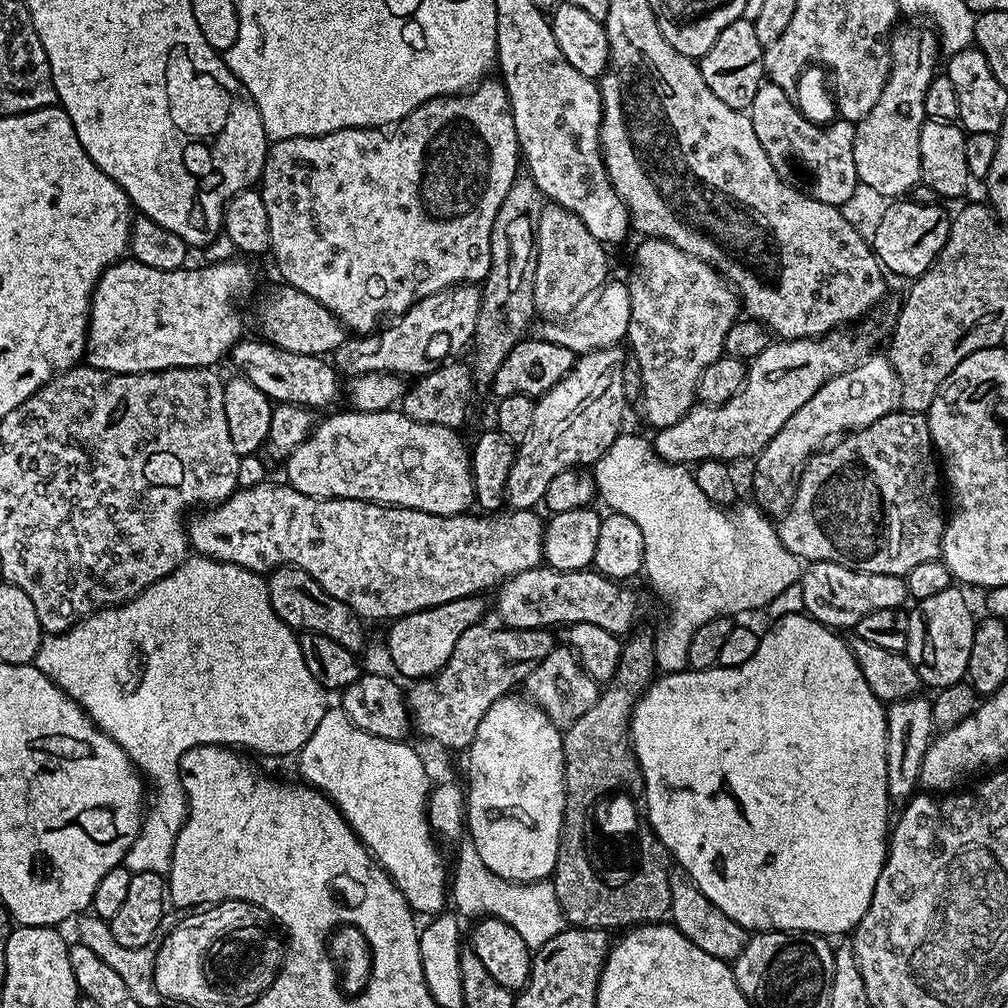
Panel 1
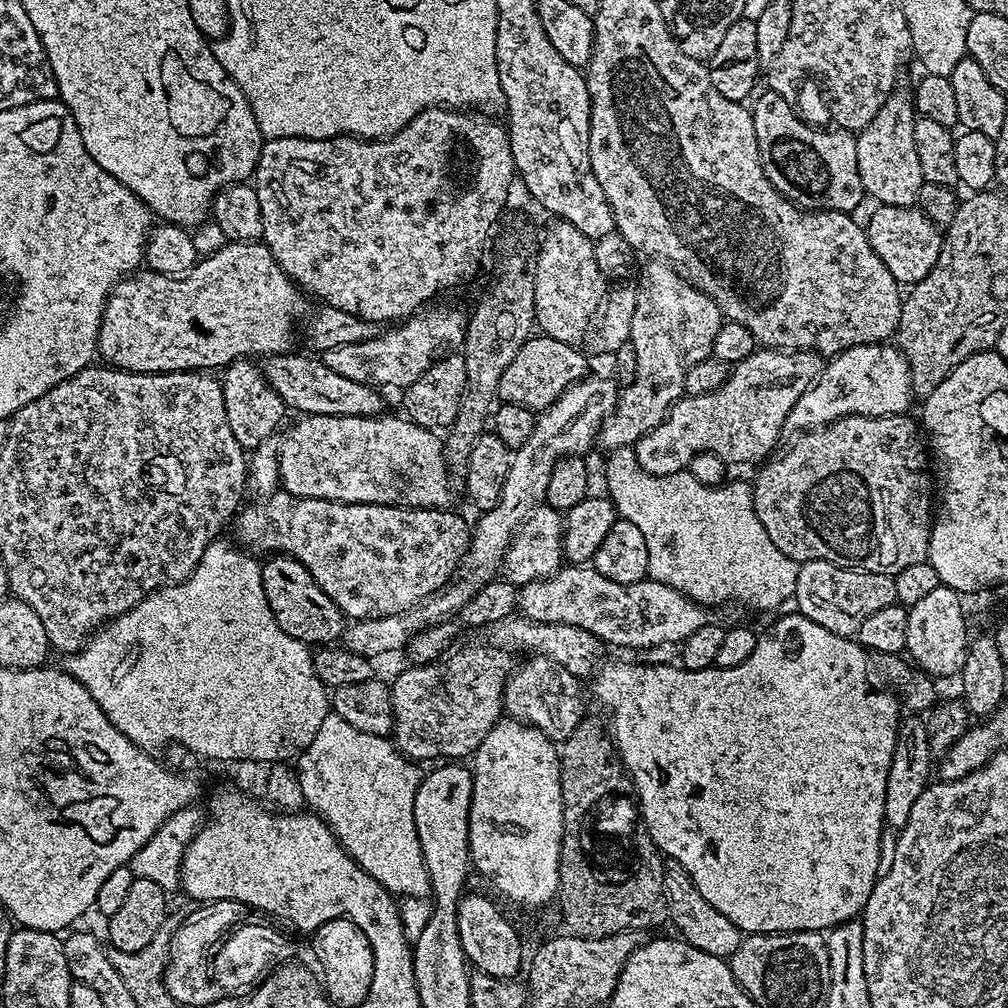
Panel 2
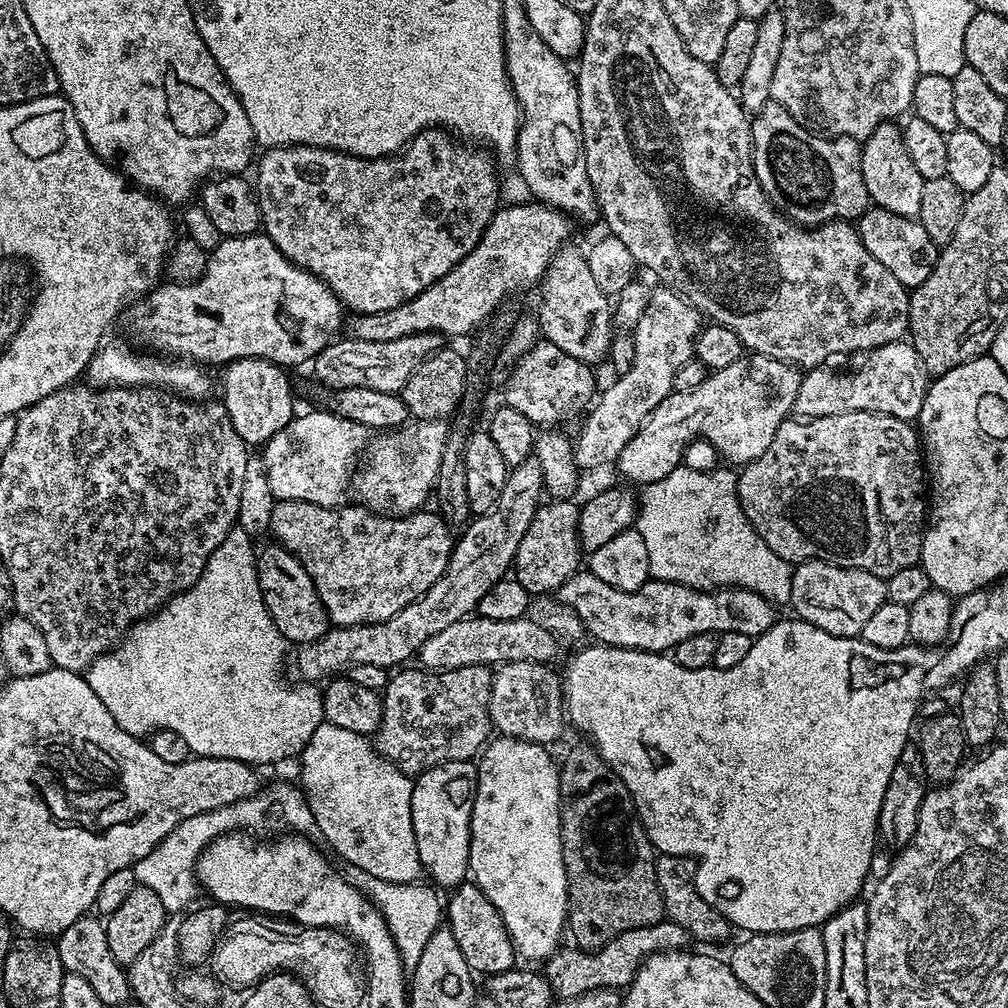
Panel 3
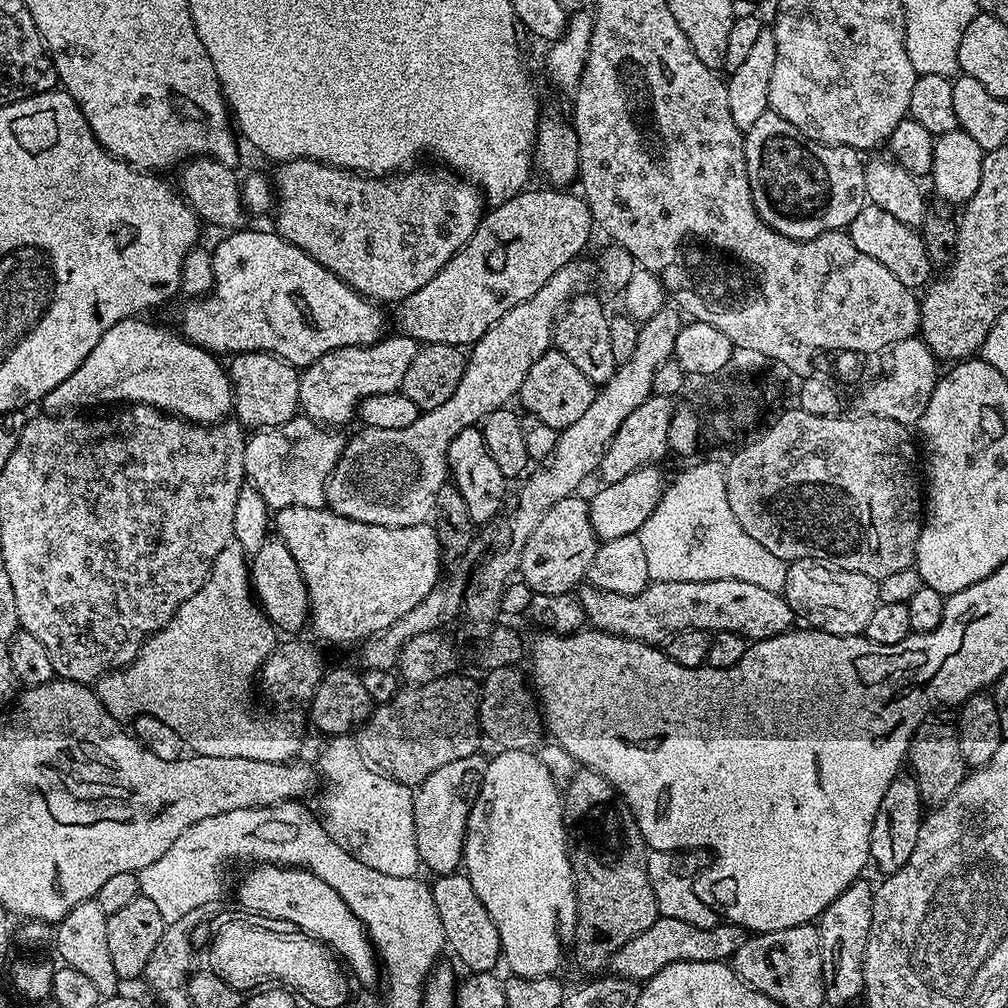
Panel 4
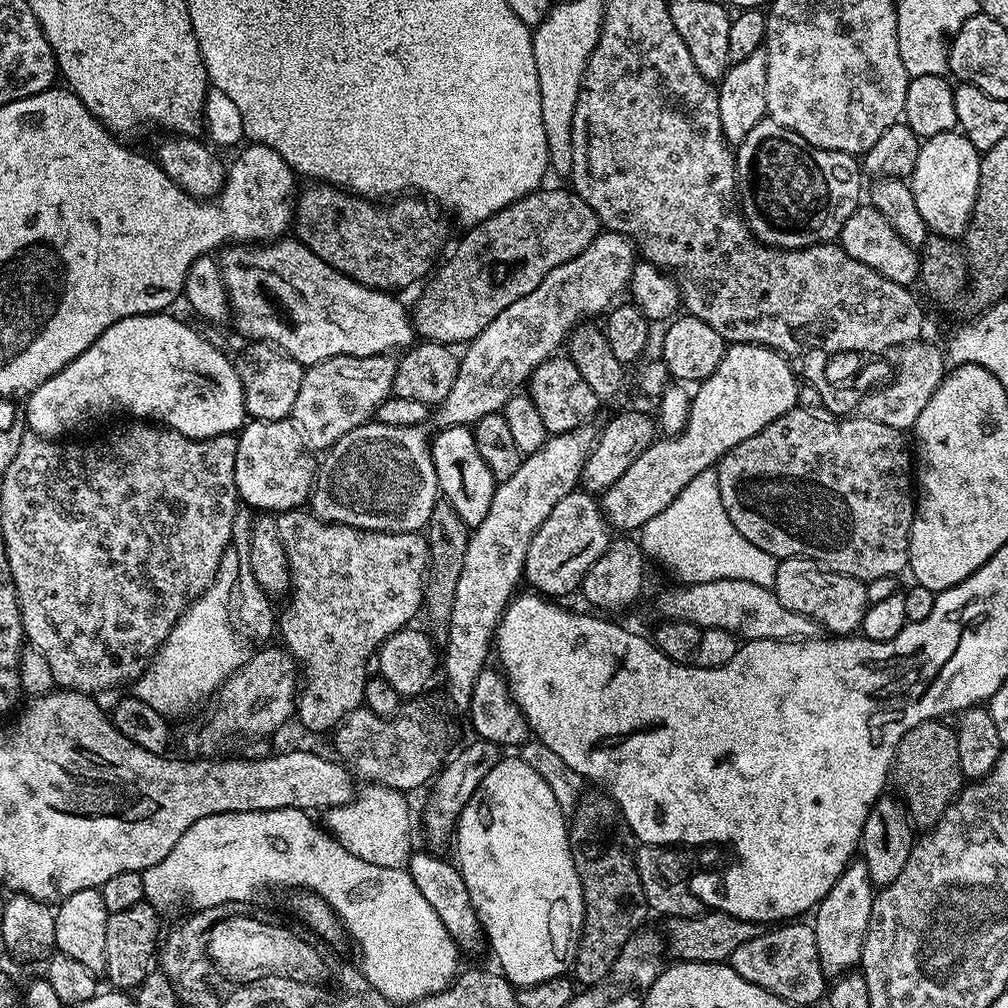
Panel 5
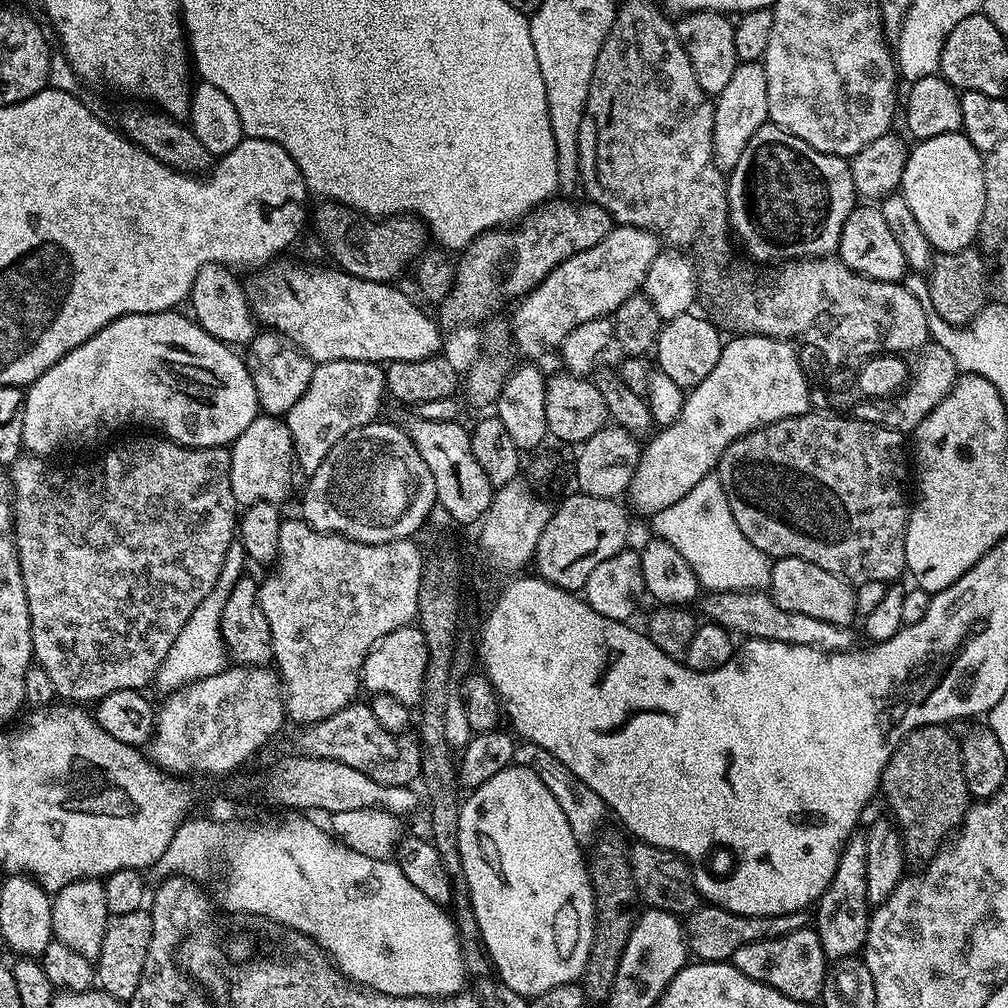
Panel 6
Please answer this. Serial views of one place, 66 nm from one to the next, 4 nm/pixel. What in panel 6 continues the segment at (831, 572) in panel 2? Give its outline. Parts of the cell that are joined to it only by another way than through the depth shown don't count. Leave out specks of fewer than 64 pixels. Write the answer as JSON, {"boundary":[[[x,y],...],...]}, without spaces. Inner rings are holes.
{"boundary":[[[779,557],[772,565],[767,591],[782,610],[810,614],[810,618],[822,618],[822,622],[848,626],[858,616],[855,587],[841,576],[830,574],[830,570],[822,570],[822,566],[814,566],[814,562],[802,558]]]}

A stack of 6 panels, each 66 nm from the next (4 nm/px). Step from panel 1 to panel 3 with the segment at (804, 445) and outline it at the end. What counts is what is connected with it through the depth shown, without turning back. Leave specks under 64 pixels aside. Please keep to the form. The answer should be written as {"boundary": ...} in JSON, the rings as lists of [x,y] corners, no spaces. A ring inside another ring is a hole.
{"boundary":[[[895,340],[864,352],[862,359],[864,361],[849,372],[831,372],[828,366],[807,369],[800,378],[795,415],[811,418],[843,412],[881,412],[899,420],[915,421],[928,393],[930,377],[914,346]]]}

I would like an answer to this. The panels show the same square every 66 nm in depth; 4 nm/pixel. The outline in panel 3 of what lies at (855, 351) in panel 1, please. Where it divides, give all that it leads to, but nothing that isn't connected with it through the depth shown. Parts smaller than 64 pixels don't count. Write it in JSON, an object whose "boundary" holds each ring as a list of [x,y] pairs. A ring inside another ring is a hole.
{"boundary":[[[744,354],[738,362],[730,362],[730,366],[709,371],[702,383],[689,392],[673,390],[654,406],[644,425],[621,450],[621,474],[636,486],[658,482],[681,467],[686,446],[697,438],[710,442],[729,465],[749,464],[774,442],[778,426],[795,409],[801,375],[799,367],[786,361]]]}

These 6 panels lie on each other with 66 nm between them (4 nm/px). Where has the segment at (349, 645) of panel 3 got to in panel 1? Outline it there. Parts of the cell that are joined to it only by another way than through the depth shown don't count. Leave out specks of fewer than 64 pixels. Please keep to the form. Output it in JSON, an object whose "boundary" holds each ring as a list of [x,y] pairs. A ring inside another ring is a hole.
{"boundary":[[[599,348],[596,352],[585,352],[576,361],[576,365],[550,389],[546,395],[536,400],[534,410],[534,426],[516,450],[514,466],[510,466],[508,479],[508,494],[506,504],[512,510],[532,510],[543,501],[546,486],[550,486],[553,478],[558,478],[562,470],[595,465],[596,460],[606,450],[617,436],[621,435],[620,423],[624,420],[626,399],[623,392],[623,362],[626,357],[625,349]]]}

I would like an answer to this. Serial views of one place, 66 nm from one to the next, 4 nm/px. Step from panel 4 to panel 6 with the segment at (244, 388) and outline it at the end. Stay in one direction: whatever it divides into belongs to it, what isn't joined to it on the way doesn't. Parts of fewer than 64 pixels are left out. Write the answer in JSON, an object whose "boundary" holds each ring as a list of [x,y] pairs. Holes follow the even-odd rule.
{"boundary":[[[271,330],[257,331],[256,337],[246,345],[246,363],[253,380],[256,381],[256,390],[260,393],[260,407],[267,415],[283,417],[306,394],[306,386],[310,386],[314,361],[310,359],[299,346],[287,340],[281,332]]]}

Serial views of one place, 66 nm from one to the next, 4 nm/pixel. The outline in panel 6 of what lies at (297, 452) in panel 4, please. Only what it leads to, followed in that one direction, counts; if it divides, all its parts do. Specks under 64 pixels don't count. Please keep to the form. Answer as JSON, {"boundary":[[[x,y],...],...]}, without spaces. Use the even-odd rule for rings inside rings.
{"boundary":[[[257,414],[254,422],[232,441],[230,451],[230,490],[234,490],[237,505],[247,506],[259,500],[284,502],[292,488],[294,449],[288,425],[281,417]]]}

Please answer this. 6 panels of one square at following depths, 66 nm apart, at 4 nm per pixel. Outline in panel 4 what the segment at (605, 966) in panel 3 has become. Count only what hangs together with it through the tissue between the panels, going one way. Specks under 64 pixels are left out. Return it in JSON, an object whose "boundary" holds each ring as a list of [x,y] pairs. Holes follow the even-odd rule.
{"boundary":[[[660,915],[654,926],[630,938],[626,946],[622,946],[614,953],[610,961],[610,972],[621,980],[643,982],[674,962],[728,962],[738,950],[738,946],[742,946],[745,938],[745,929],[736,924],[717,922],[714,926],[703,928],[689,926],[678,918],[666,918]]]}

